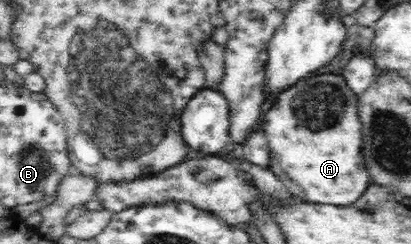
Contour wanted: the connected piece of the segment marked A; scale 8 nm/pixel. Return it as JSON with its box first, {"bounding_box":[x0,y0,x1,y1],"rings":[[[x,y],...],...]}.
{"bounding_box":[263,74,372,207],"rings":[[[319,74],[300,80],[285,92],[265,112],[263,132],[271,150],[270,172],[289,188],[297,198],[311,204],[348,207],[356,203],[372,185],[363,155],[363,135],[358,117],[358,96],[351,92],[342,75]]]}

